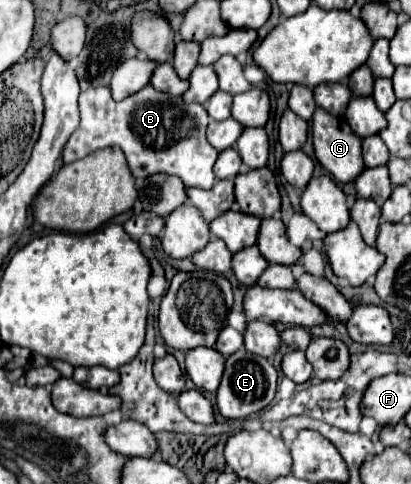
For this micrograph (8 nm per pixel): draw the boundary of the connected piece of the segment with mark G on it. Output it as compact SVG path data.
M320 107L316 109L314 117L312 117L312 143L314 143L314 153L316 159L320 161L320 165L324 169L330 171L330 175L338 181L338 183L352 183L364 167L362 161L362 139L352 131L352 127L348 125L346 119L342 117L334 117L326 111L322 111Z

